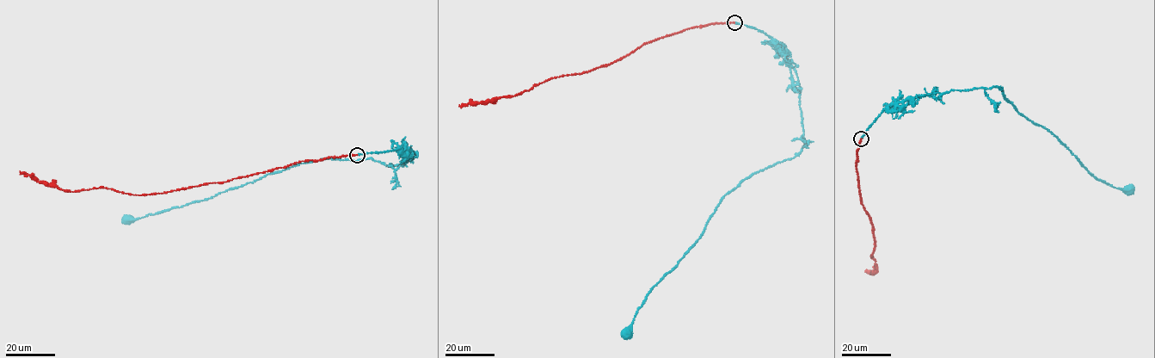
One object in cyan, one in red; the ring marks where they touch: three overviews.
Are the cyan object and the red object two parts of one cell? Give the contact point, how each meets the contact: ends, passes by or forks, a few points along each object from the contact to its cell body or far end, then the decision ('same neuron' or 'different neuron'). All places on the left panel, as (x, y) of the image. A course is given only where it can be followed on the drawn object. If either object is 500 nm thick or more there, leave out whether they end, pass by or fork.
at (357, 155); cyan ends there; red ends there; cyan runs (357, 155), (401, 148), (414, 156), (402, 165), (369, 158), (301, 163), (130, 219); red runs (357, 155), (301, 160), (222, 182), (144, 194), (102, 188), (74, 192), (46, 184), (19, 172); same neuron

